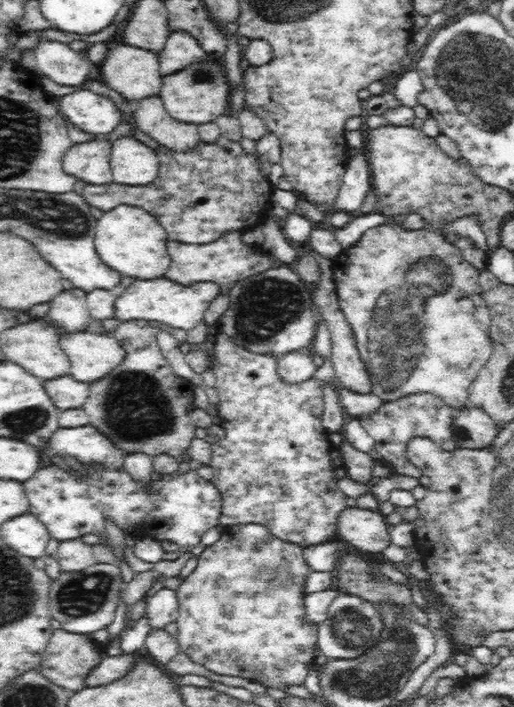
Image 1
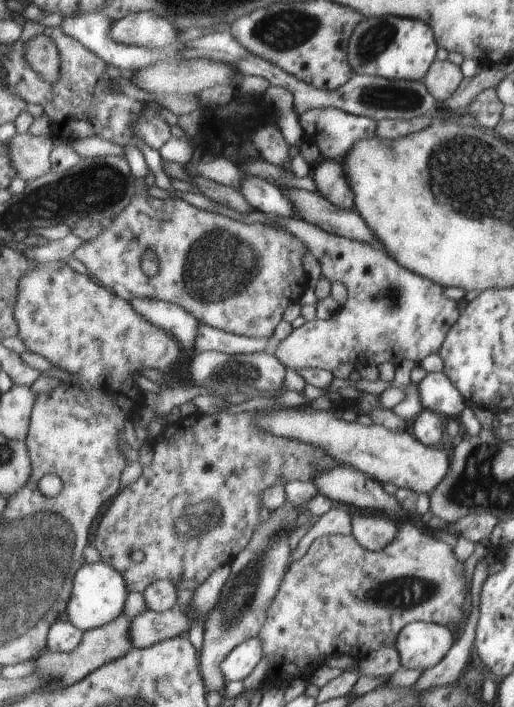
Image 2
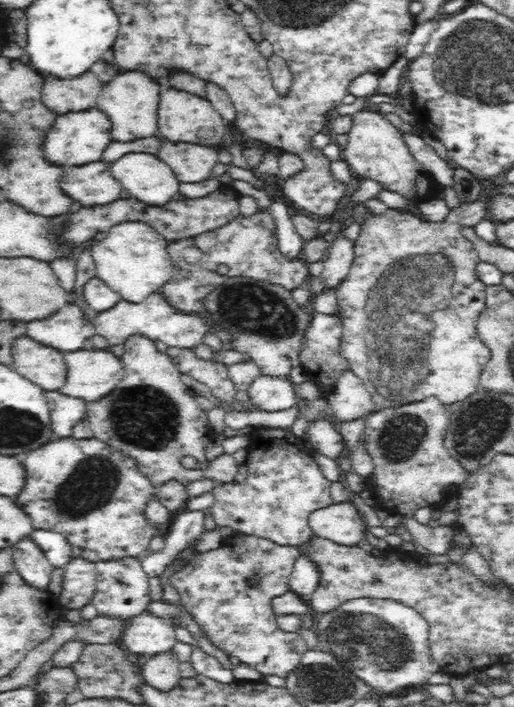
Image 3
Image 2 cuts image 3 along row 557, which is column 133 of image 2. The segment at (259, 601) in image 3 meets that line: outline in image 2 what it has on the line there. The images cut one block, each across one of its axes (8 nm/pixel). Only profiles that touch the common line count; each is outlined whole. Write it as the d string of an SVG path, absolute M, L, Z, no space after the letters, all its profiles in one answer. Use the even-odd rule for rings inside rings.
M140 192L134 196L132 204L106 226L100 236L78 248L73 258L83 262L88 268L88 274L97 281L129 301L152 296L154 300L185 306L203 324L210 324L235 335L268 339L283 321L288 306L298 303L298 298L308 286L300 262L305 254L308 254L308 248L292 232L281 226L241 222L224 214L201 210L182 198L169 197L163 200ZM146 250L156 250L162 262L160 274L152 280L143 274L142 258L146 256Z

